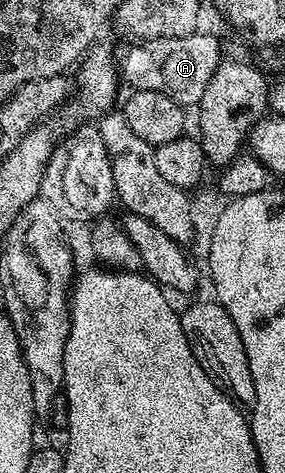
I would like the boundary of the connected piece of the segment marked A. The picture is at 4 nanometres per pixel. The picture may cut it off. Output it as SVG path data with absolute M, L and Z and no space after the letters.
M195 32L188 36L176 36L175 38L148 38L139 41L126 55L120 58L120 78L127 87L148 92L164 92L164 96L172 96L184 108L197 107L198 101L204 96L204 88L208 88L208 80L216 72L216 68L222 63L224 51L214 34L202 34Z

